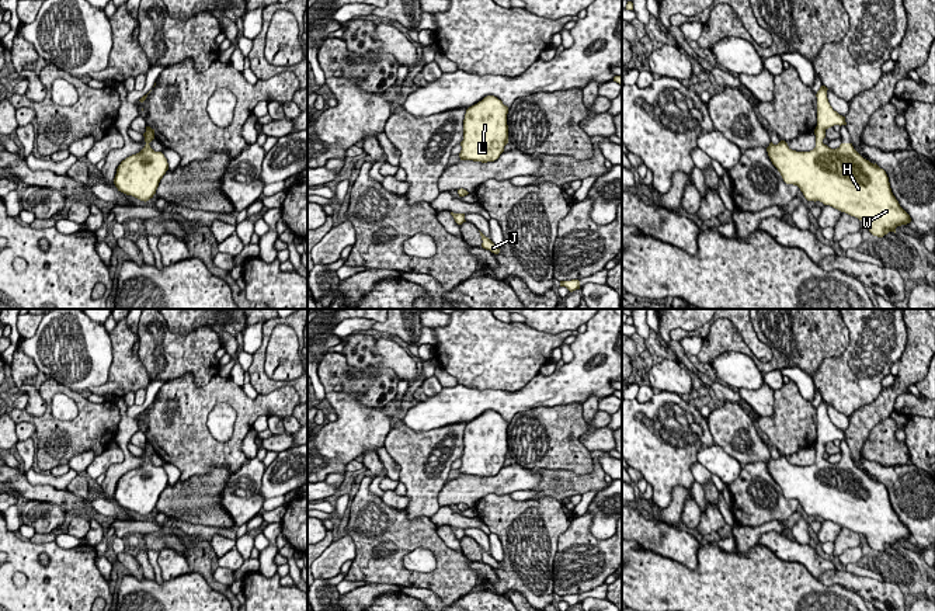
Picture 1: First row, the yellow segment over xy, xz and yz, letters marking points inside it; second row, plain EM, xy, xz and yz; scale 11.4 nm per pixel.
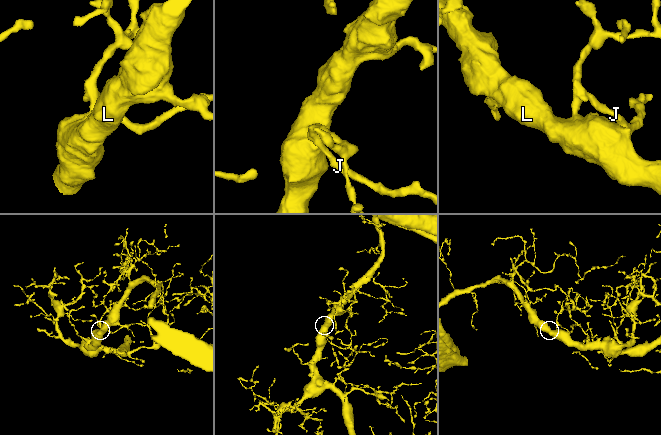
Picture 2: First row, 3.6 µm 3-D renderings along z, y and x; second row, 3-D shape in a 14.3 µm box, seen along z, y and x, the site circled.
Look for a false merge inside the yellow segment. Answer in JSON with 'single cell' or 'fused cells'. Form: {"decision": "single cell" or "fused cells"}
{"decision": "single cell"}

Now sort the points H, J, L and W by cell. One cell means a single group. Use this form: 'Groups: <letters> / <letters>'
Groups: H J L W

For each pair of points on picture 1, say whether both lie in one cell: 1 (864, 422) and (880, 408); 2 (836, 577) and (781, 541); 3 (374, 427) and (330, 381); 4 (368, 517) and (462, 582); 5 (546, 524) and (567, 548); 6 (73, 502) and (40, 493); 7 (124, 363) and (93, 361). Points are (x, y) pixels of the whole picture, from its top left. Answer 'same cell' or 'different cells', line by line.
1: same cell
2: different cells
3: same cell
4: same cell
5: different cells
6: same cell
7: different cells

